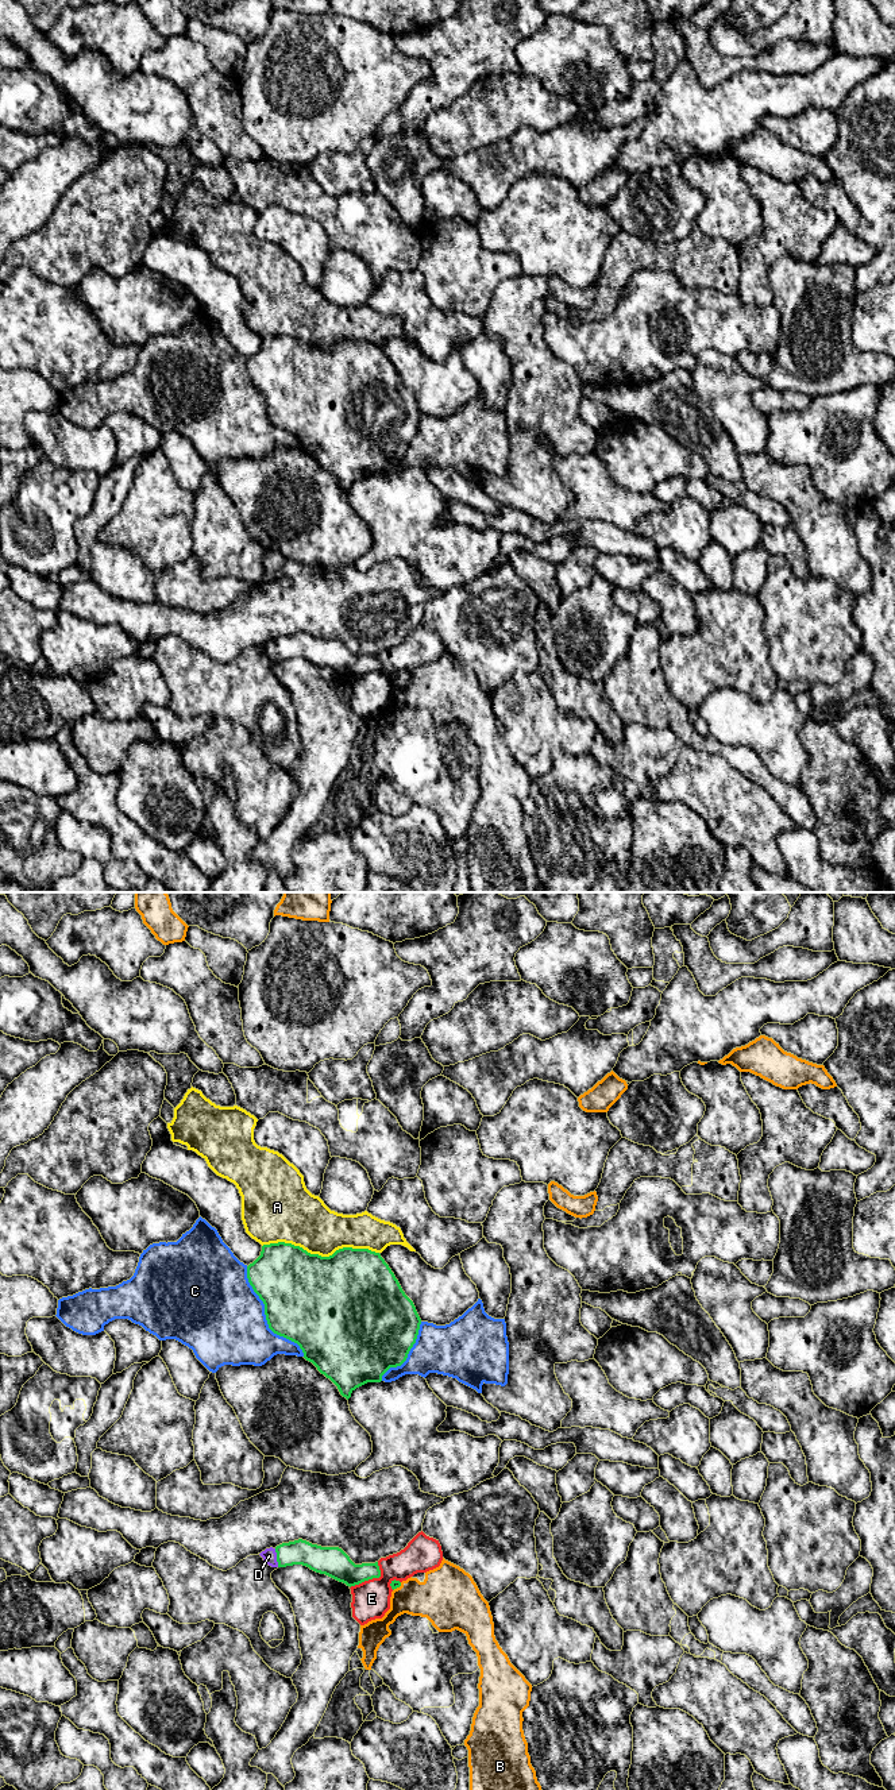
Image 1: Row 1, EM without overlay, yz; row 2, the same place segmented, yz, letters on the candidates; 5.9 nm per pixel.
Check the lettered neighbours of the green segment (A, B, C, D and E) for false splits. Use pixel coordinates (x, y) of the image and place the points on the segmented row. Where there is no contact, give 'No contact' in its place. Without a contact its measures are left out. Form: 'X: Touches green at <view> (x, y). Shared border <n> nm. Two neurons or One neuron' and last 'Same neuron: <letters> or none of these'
A: Touches green at yz (320, 1256). Shared border 700 nm. Two neurons
B: Touches green at yz (397, 1586). Shared border 80 nm. Two neurons
C: Touches green at yz (266, 1316). Shared border 650 nm. Two neurons
D: Touches green at yz (277, 1558). Shared border 110 nm. One neuron
E: Touches green at yz (371, 1578). Shared border 240 nm. Two neurons
Same neuron: D

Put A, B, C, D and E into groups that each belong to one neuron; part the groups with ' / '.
A / B / C / D / E

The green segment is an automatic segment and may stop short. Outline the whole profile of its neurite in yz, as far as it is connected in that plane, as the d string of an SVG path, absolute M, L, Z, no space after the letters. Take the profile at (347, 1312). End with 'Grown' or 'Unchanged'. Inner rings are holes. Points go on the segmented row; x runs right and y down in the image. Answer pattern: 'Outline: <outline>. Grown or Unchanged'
Outline: M270 1243L247 1266L247 1278L265 1304L269 1328L297 1343L347 1400L356 1388L381 1382L390 1367L401 1366L416 1343L421 1319L379 1253L343 1247L321 1257L292 1243Z. Unchanged

